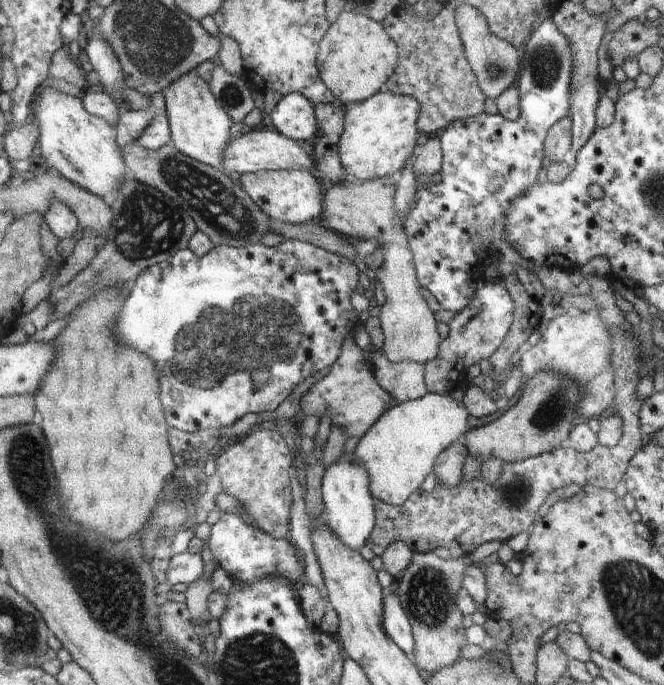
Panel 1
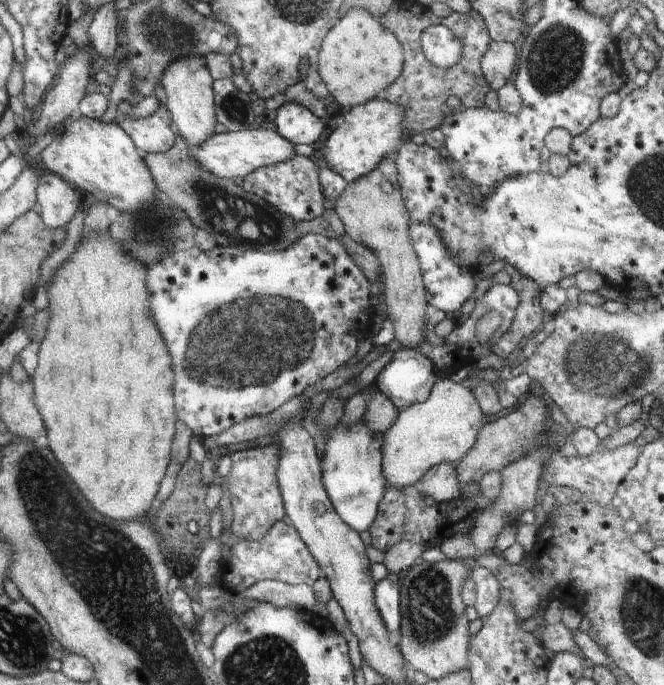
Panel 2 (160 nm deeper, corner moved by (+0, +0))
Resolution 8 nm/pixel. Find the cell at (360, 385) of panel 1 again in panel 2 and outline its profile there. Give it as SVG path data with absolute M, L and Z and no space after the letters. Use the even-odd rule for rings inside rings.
M374 384L366 386L365 388L372 390L370 394L373 397L366 412L362 416L362 421L373 431L384 434L393 426L400 410L398 410L397 405L388 396L384 396L384 394L378 391Z

